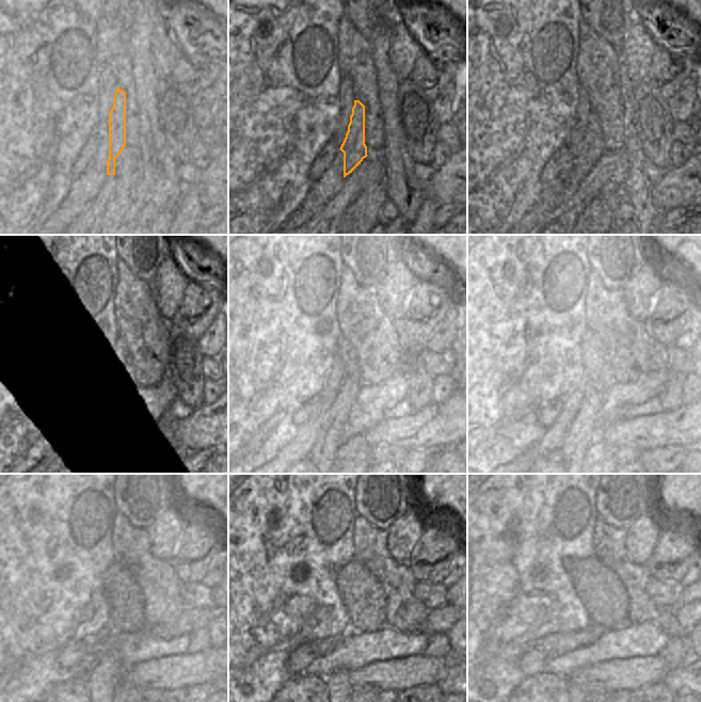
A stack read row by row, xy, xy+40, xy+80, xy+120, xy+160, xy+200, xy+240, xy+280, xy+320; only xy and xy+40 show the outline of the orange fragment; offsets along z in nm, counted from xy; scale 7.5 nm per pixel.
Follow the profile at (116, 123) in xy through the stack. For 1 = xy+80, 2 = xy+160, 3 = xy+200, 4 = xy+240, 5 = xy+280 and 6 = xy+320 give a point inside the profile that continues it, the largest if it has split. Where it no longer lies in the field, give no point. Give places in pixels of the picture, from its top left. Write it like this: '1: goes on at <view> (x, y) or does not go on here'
1: goes on at xy+80 (591, 148)
2: goes on at xy+160 (328, 419)
3: goes on at xy+200 (577, 426)
4: goes on at xy+240 (101, 681)
5: goes on at xy+280 (339, 688)
6: goes on at xy+320 (574, 690)

